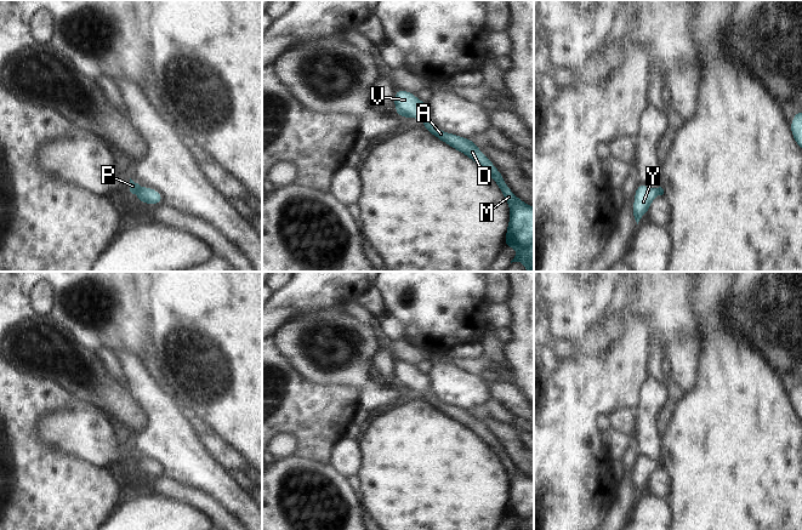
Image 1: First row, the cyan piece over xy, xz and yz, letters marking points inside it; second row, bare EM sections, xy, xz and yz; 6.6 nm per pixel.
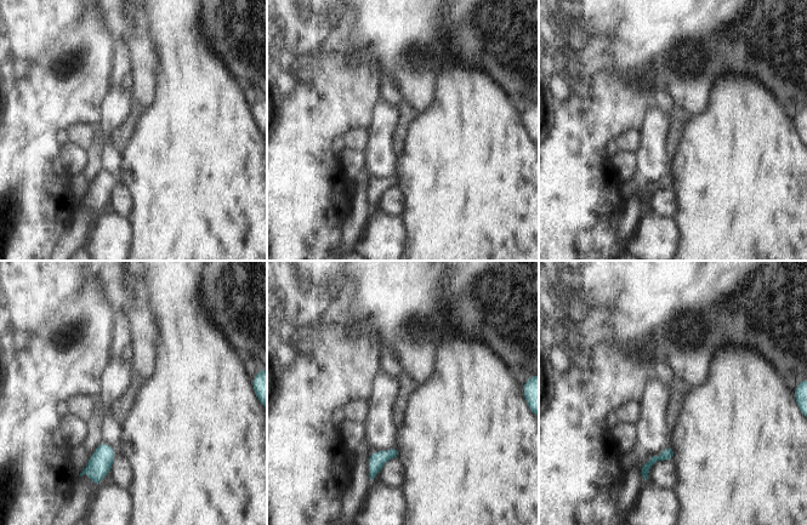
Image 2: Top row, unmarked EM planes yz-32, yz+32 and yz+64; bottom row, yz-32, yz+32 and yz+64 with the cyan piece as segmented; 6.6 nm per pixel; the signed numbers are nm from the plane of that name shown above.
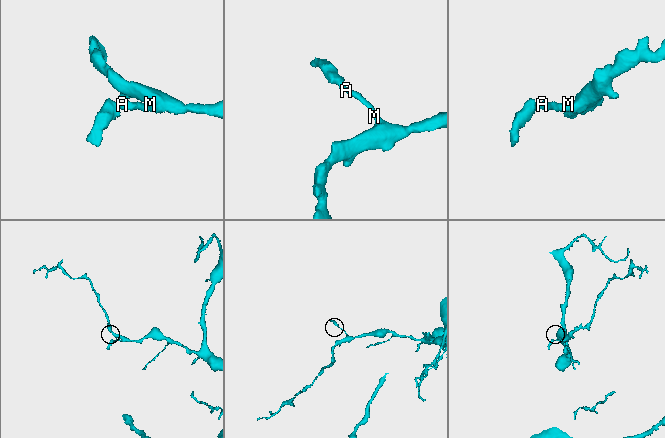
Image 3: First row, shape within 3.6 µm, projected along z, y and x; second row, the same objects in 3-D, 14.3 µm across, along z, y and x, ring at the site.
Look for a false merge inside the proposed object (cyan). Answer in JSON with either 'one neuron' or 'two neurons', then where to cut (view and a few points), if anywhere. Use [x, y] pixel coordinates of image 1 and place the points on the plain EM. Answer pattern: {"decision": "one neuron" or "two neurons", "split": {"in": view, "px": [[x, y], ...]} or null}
{"decision": "one neuron", "split": null}

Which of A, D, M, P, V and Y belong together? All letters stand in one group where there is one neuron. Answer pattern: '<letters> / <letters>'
A D M P V Y

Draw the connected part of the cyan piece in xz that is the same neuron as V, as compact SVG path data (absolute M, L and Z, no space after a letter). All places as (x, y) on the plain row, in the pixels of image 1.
M399 360L394 364L393 372L397 387L403 391L413 388L421 392L423 394L423 401L467 427L494 451L510 478L510 494L506 501L504 518L517 522L514 530L534 530L534 479L525 475L511 463L510 457L505 455L502 445L490 431L477 420L476 414L455 405L445 404L438 400L432 393L428 393L428 376L427 374L420 372L415 365Z

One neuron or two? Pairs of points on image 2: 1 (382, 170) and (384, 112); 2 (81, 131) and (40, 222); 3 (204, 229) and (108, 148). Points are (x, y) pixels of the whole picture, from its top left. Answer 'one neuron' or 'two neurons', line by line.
1: one neuron
2: two neurons
3: two neurons

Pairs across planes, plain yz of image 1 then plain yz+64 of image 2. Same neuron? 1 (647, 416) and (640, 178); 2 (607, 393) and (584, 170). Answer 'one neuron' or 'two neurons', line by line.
1: one neuron
2: one neuron

